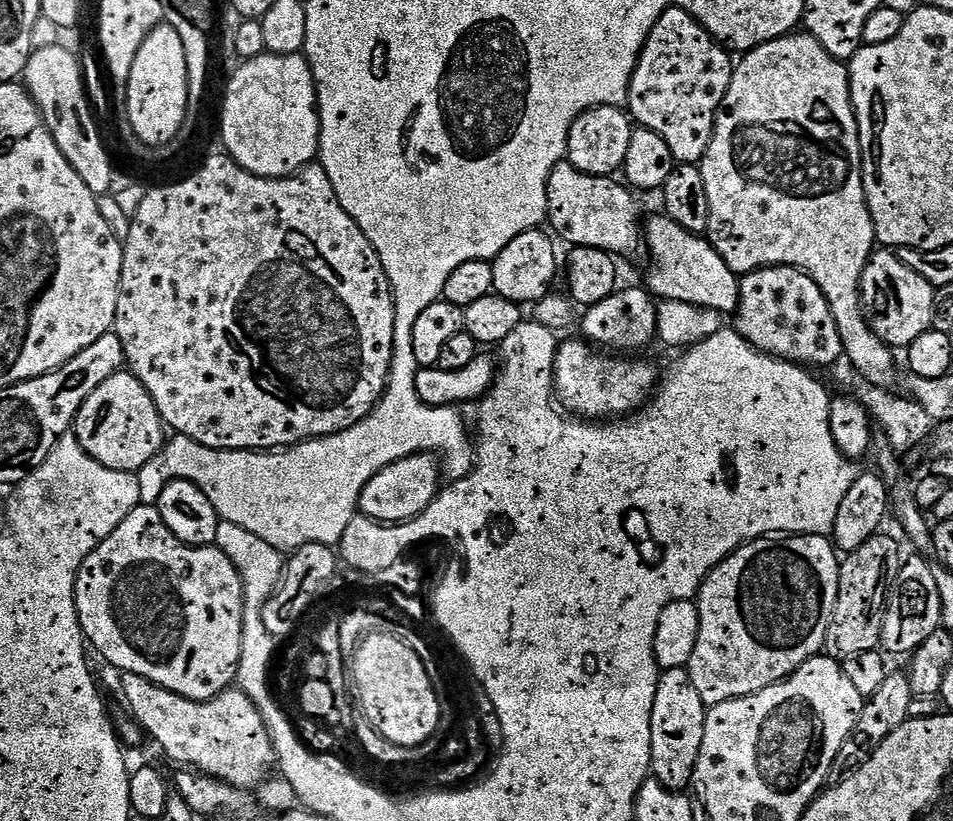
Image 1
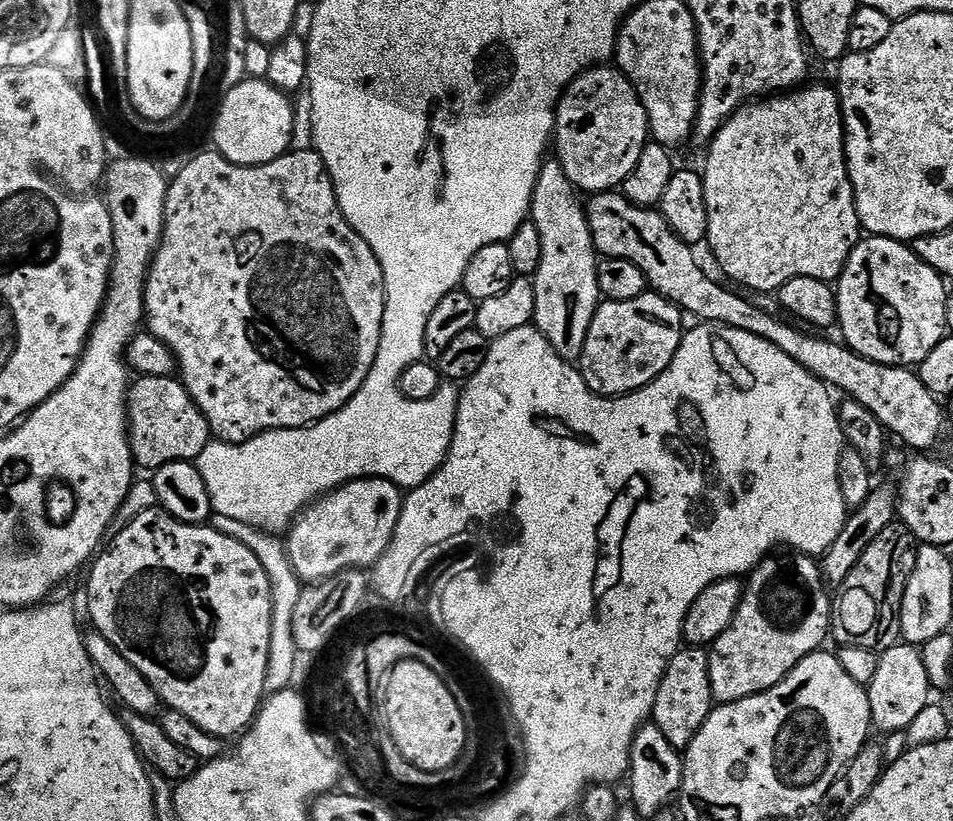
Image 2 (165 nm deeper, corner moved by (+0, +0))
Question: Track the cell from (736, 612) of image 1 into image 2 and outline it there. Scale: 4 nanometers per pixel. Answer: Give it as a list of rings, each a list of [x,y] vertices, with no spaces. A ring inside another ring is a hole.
[[[788,554],[792,556],[784,556],[781,560],[772,560],[773,558],[765,558],[752,569],[750,575],[747,577],[746,583],[743,585],[740,594],[740,605],[734,614],[734,618],[730,622],[730,626],[726,626],[724,633],[719,636],[713,644],[707,649],[708,653],[708,669],[710,670],[710,690],[712,691],[712,699],[717,705],[729,704],[730,702],[738,702],[742,698],[750,698],[754,694],[762,694],[766,690],[770,690],[774,686],[778,686],[778,682],[782,682],[785,678],[793,672],[798,666],[798,662],[802,662],[802,658],[806,658],[811,652],[821,651],[820,644],[830,636],[830,629],[832,626],[832,602],[833,597],[828,596],[829,589],[826,587],[826,581],[821,568],[811,556],[803,554]]]

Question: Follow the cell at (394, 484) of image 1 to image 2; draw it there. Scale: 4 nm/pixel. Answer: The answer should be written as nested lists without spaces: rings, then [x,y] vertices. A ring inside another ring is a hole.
[[[375,478],[352,480],[348,484],[334,489],[327,496],[321,496],[315,504],[305,508],[296,517],[287,533],[287,552],[293,570],[296,571],[301,581],[319,582],[331,580],[342,571],[371,569],[376,560],[382,558],[383,552],[390,546],[403,504],[401,489],[388,480]]]

